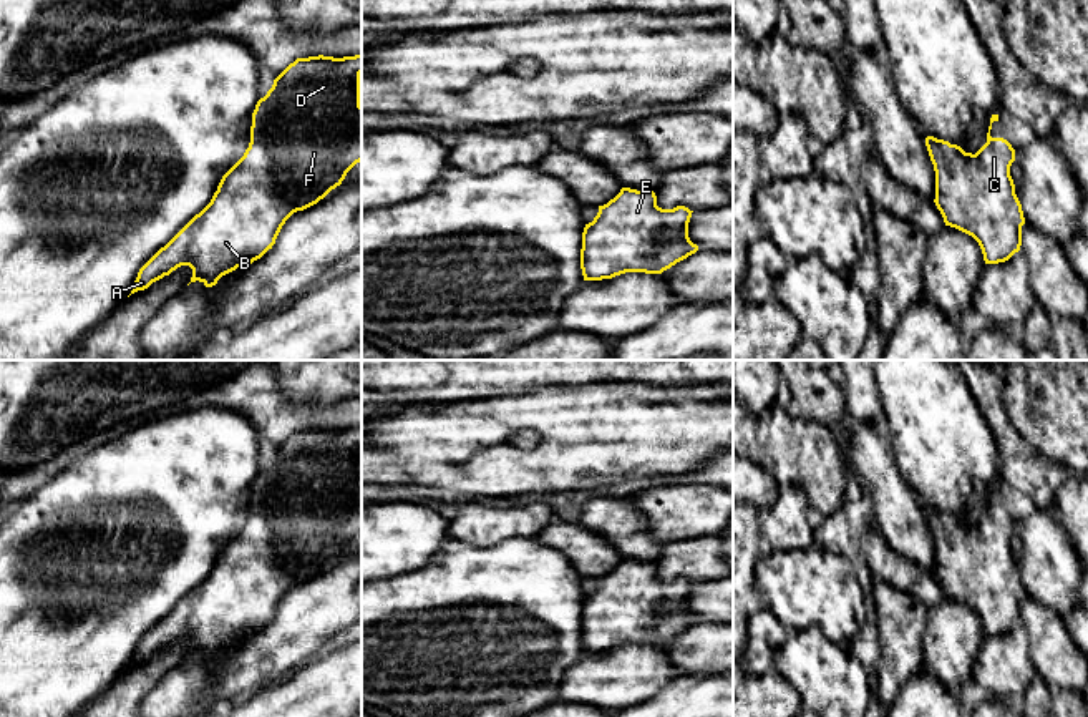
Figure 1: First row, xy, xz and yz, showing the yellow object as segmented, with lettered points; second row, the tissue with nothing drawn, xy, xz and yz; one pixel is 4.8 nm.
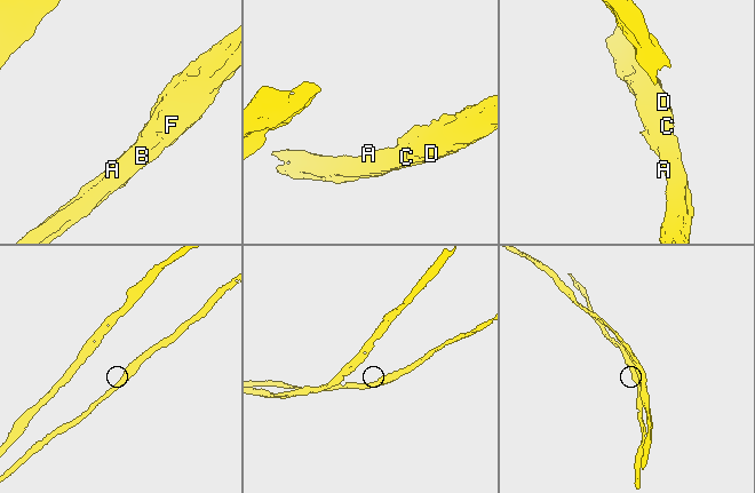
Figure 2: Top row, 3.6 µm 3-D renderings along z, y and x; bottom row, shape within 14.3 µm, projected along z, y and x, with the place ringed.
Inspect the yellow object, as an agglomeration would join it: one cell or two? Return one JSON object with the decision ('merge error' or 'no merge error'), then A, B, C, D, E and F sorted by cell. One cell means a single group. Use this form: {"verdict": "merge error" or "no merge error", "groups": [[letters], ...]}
{"verdict": "no merge error", "groups": [["A", "B", "C", "D", "E", "F"]]}

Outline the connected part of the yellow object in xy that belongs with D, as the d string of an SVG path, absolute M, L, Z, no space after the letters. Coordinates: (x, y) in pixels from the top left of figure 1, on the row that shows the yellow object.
M318 55L290 63L257 101L244 156L222 176L211 202L139 269L131 294L181 266L192 269L191 282L216 285L222 276L272 249L294 212L317 204L340 186L362 161L360 75L362 55Z

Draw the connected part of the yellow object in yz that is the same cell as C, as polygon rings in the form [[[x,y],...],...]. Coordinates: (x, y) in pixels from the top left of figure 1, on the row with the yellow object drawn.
[[[992,115],[987,133],[987,143],[975,153],[965,153],[960,146],[934,136],[925,138],[925,146],[935,171],[935,206],[940,211],[945,226],[955,227],[972,236],[984,254],[985,264],[998,264],[1008,261],[1022,246],[1022,226],[1025,224],[1022,204],[1015,194],[1015,184],[1010,176],[1010,166],[1015,161],[1015,149],[1003,138],[992,138],[992,123],[998,121],[998,115]]]

